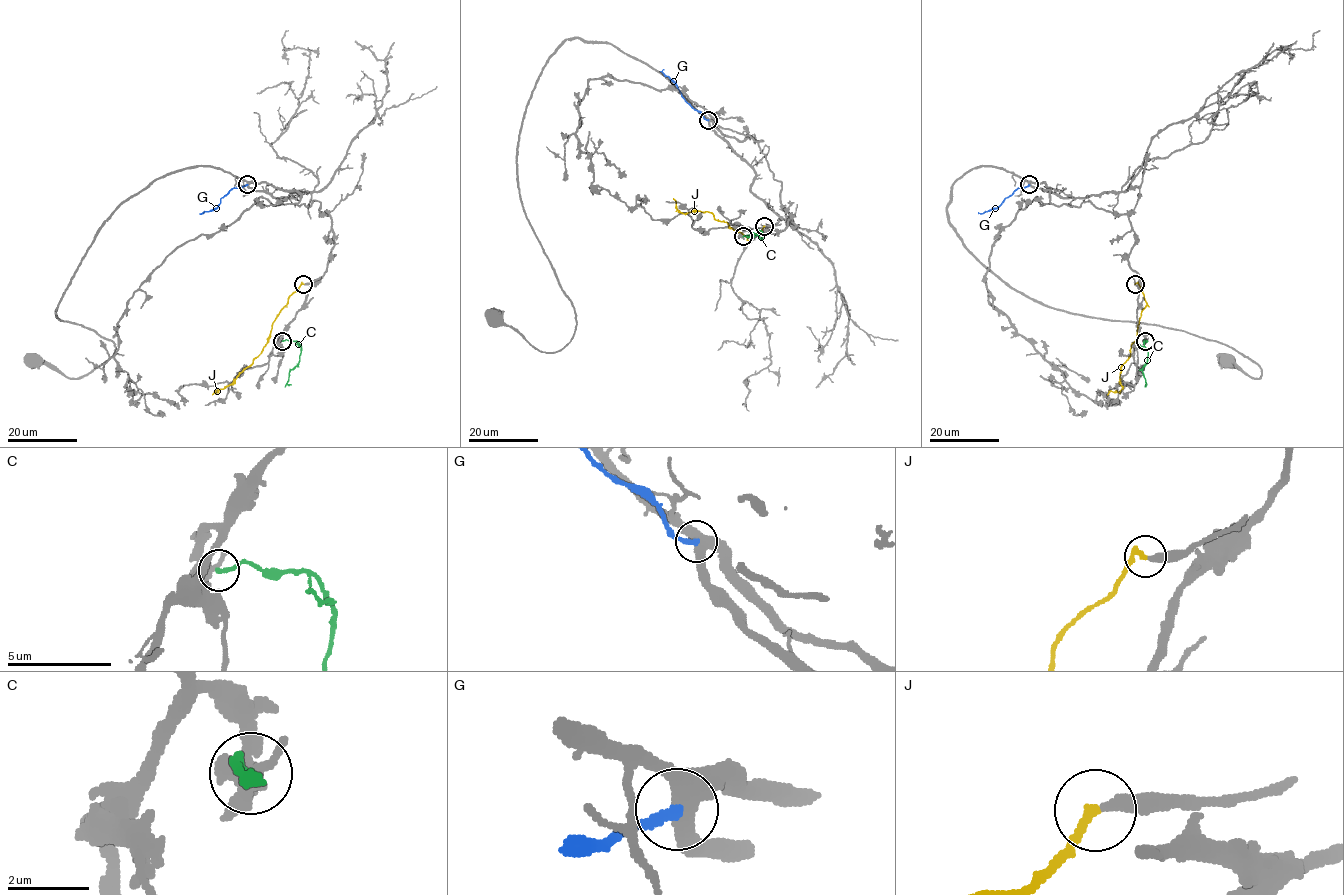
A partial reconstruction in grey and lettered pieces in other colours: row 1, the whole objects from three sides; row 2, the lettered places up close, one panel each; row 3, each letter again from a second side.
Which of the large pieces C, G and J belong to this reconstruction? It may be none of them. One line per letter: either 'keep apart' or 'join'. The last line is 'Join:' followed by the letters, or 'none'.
C: keep apart
G: keep apart
J: join
Join: J

